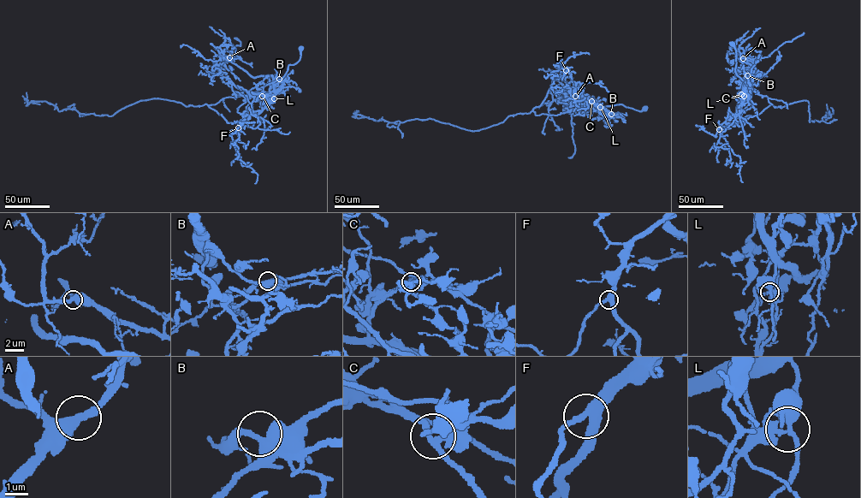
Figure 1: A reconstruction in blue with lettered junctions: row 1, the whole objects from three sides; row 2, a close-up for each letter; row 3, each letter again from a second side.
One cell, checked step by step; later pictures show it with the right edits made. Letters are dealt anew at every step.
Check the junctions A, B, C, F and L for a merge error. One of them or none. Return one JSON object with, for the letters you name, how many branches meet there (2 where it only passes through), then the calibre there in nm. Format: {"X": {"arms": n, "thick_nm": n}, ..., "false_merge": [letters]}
{"L": {"arms": 3, "thick_nm": 360}, "false_merge": ["L"]}

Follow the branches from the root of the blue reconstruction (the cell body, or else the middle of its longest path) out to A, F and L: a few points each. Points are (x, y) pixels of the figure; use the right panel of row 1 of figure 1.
A: (732, 43), (735, 73), (751, 91), (746, 107), (727, 118), (748, 95), (753, 62), (743, 58)
F: (732, 43), (736, 53), (735, 73), (750, 88), (750, 100), (742, 109), (728, 115), (719, 129)
L: (732, 43), (736, 53), (735, 73), (751, 91), (746, 107), (727, 118), (739, 113), (744, 96)

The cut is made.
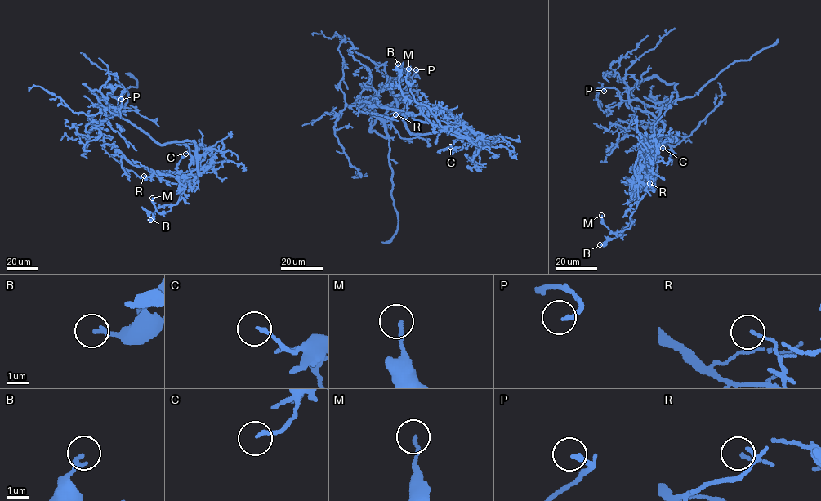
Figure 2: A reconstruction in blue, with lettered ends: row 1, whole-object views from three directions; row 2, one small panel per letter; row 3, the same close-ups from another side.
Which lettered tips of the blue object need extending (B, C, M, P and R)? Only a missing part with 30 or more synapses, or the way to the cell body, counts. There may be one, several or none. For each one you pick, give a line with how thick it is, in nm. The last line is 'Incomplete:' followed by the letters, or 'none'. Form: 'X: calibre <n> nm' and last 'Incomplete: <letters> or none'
Incomplete: none

